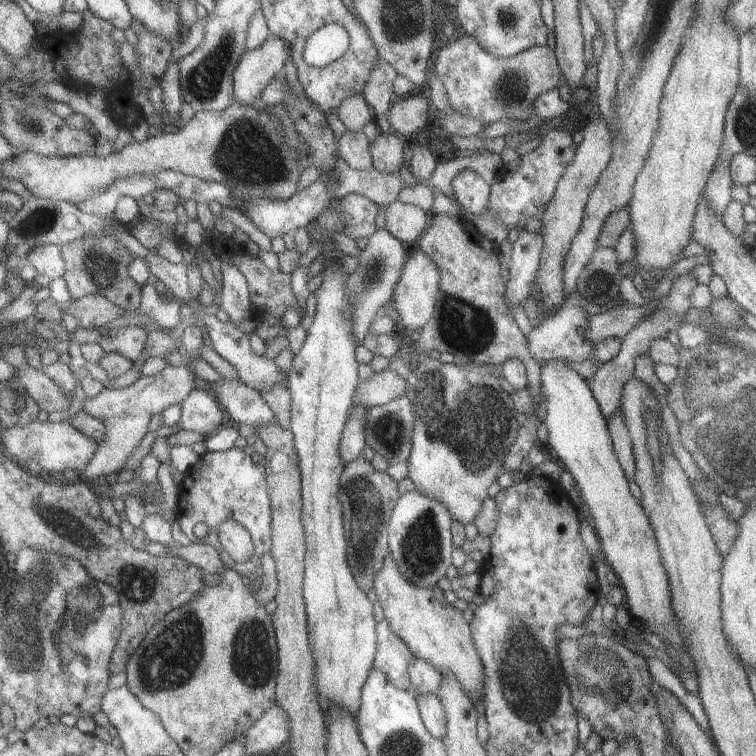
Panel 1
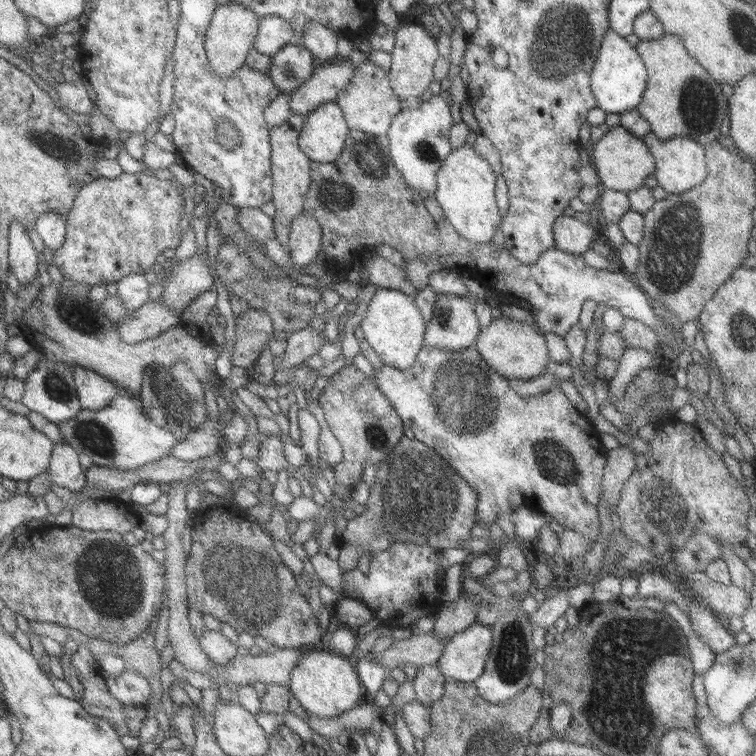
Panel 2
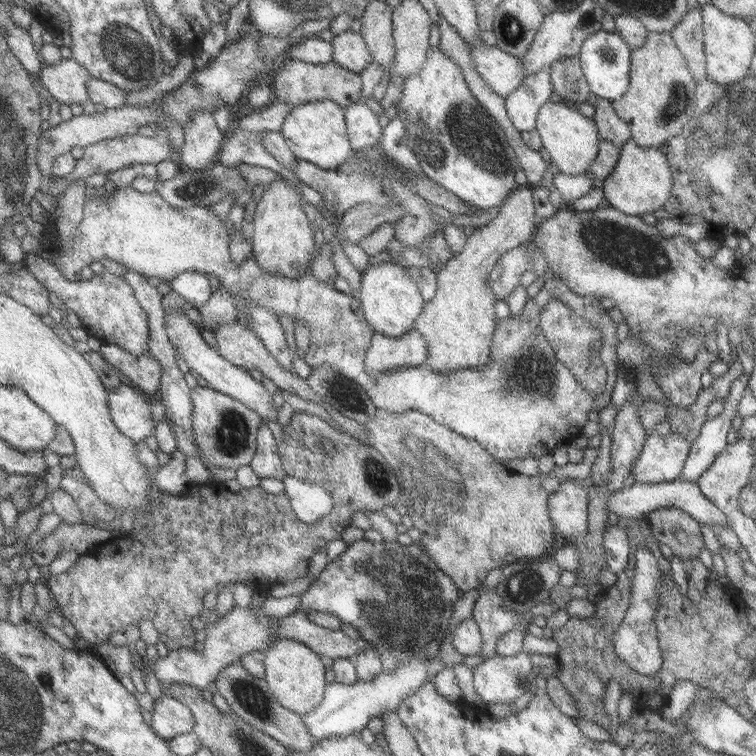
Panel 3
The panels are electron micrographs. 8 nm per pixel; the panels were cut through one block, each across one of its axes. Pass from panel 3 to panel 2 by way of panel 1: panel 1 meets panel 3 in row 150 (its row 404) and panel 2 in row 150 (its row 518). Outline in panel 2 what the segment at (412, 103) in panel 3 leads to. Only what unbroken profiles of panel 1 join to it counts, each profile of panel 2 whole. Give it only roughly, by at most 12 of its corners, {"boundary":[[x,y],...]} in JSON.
{"boundary":[[466,144],[435,173],[433,197],[461,239],[489,243],[502,217],[489,164]]}

